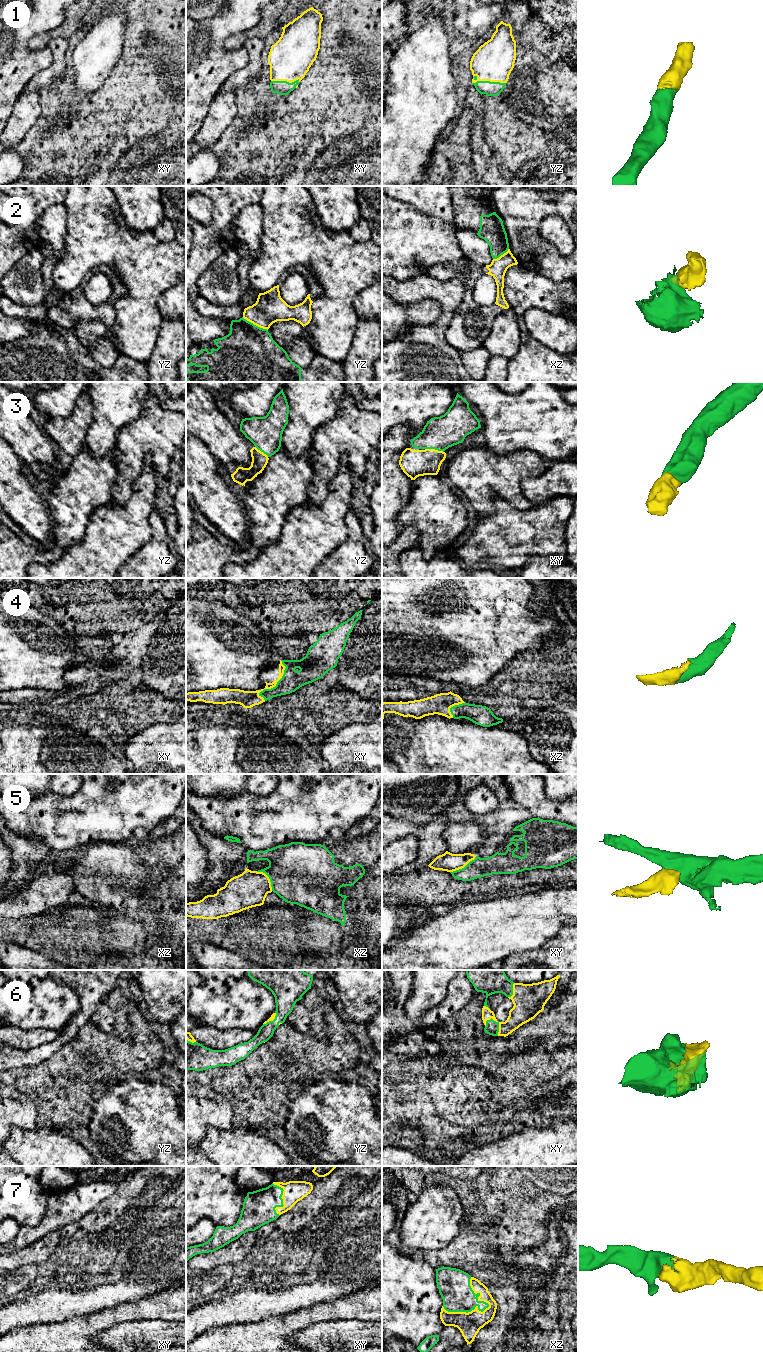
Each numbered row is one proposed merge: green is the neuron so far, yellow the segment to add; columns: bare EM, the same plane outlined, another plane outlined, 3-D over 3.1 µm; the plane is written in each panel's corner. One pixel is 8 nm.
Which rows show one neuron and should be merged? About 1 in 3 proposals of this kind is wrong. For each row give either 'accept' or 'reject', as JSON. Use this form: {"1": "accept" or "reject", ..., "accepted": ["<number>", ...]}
{"1": "accept", "2": "reject", "3": "accept", "4": "accept", "5": "reject", "6": "accept", "7": "accept", "accepted": ["1", "3", "4", "6", "7"]}

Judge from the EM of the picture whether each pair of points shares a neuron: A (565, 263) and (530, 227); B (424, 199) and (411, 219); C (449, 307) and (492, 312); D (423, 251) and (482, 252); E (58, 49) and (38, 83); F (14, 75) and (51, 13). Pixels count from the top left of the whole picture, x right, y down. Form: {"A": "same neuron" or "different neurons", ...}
{"A": "same neuron", "B": "different neurons", "C": "different neurons", "D": "different neurons", "E": "same neuron", "F": "same neuron"}

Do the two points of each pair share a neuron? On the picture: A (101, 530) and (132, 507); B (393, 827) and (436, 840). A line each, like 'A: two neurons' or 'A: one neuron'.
A: one neuron
B: one neuron

